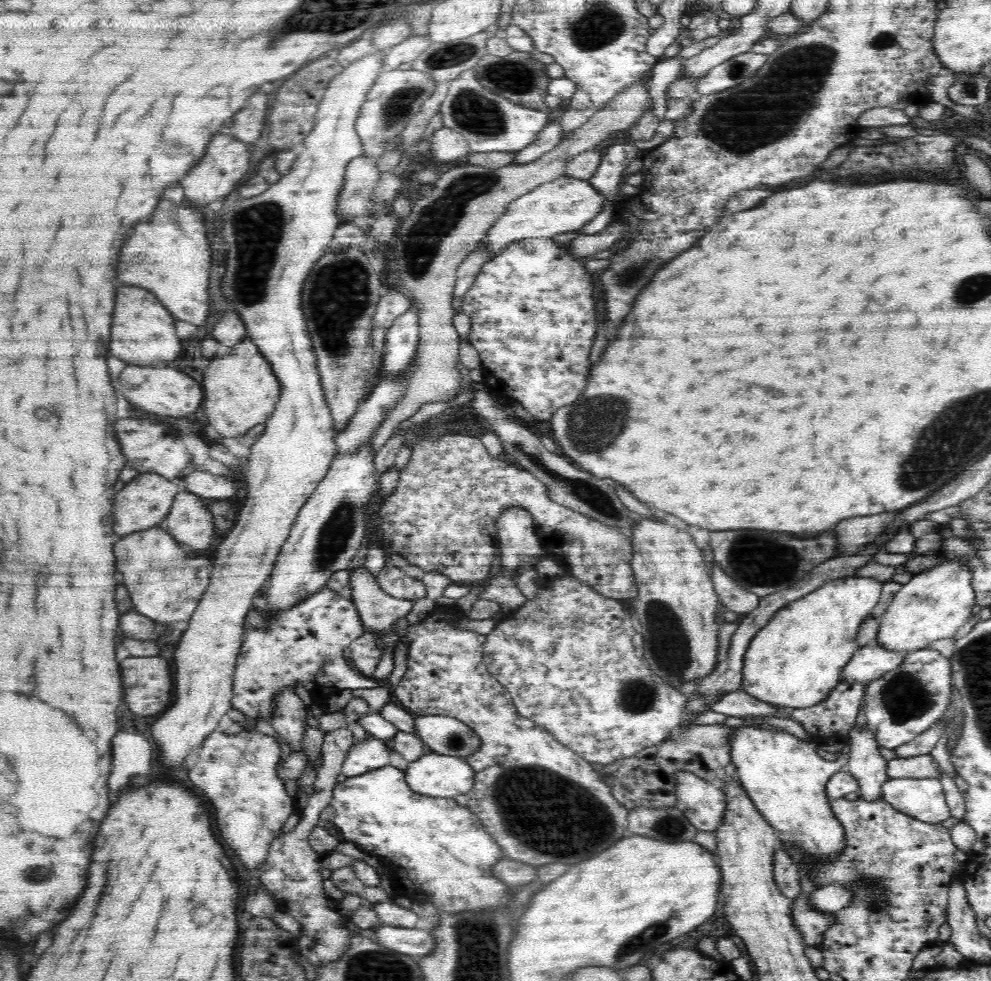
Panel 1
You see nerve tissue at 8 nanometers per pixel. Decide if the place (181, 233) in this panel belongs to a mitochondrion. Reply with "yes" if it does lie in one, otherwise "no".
no

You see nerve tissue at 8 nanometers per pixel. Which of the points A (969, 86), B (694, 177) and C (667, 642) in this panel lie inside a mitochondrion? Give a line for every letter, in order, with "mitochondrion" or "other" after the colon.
A: mitochondrion
B: other
C: mitochondrion

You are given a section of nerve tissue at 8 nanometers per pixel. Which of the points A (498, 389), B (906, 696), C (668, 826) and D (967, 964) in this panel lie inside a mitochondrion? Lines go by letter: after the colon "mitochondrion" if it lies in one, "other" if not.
A: other
B: mitochondrion
C: mitochondrion
D: other

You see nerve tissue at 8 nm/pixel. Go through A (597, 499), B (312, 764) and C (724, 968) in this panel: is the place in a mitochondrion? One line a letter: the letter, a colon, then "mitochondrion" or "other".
A: mitochondrion
B: other
C: other

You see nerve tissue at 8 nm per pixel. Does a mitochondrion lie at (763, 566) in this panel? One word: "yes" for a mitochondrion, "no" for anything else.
yes

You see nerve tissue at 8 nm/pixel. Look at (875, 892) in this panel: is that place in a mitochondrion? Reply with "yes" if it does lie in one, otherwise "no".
yes

